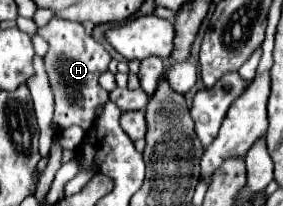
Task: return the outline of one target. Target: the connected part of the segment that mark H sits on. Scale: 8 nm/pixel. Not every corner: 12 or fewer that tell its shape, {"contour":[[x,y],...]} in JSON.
{"contour":[[53,17],[37,33],[55,133],[89,129],[109,101],[111,55],[81,23]]}

